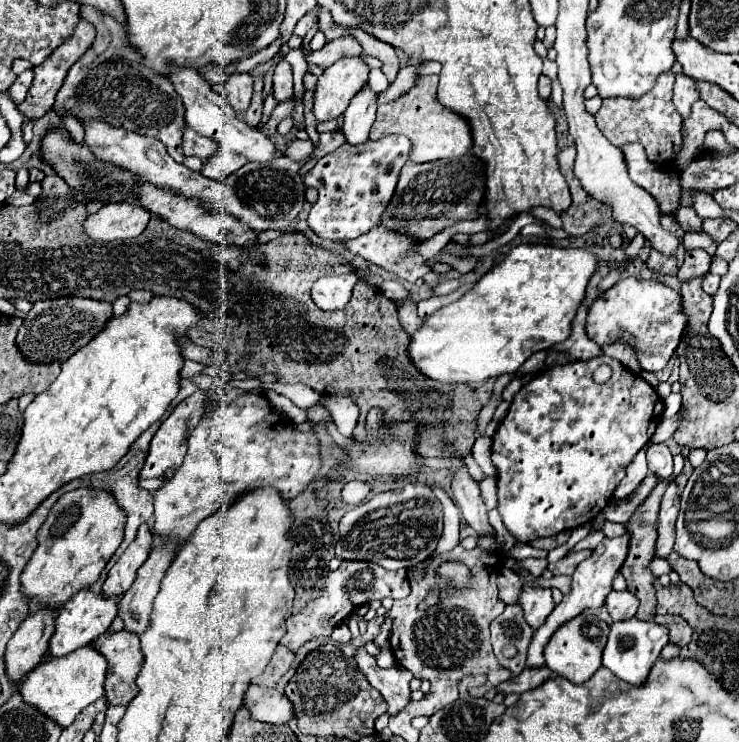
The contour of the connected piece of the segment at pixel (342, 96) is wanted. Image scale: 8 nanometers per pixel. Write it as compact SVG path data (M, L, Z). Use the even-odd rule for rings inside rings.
M360 55L344 57L324 69L314 91L314 115L318 121L328 121L342 115L350 99L368 85L370 67Z

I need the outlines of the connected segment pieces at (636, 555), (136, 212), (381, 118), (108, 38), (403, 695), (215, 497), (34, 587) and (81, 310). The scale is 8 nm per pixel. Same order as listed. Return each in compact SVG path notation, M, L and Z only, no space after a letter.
M660 481L656 485L656 489L648 495L648 499L642 503L642 513L638 513L636 517L632 517L632 521L626 525L628 527L628 533L630 533L630 547L628 547L628 557L622 565L622 575L626 577L626 583L628 583L628 591L634 593L640 601L640 607L638 607L638 613L636 617L638 619L654 619L656 615L656 593L654 593L654 577L648 569L648 563L650 559L654 557L654 545L656 545L656 519L658 519L658 509L660 509L660 499L662 499L662 493L666 489L666 481Z
M110 203L86 219L84 231L98 241L132 239L146 229L150 217L152 215L138 203Z
M422 75L408 93L398 97L388 105L380 105L376 113L376 121L370 131L370 139L380 139L384 135L400 133L412 141L410 159L416 163L436 161L436 159L456 159L472 151L472 129L464 117L444 109L440 101L436 101L438 75Z
M82 5L80 17L88 19L96 27L96 39L92 47L72 65L62 89L56 93L54 109L70 115L78 121L88 121L88 117L104 121L112 127L124 127L128 131L150 135L160 139L174 161L182 161L182 127L184 127L184 107L180 95L174 91L172 83L164 77L156 77L140 61L136 49L124 45L124 29L112 17Z
M356 647L356 655L354 655L358 667L364 671L364 675L368 677L370 685L376 687L382 697L388 703L388 713L394 715L400 709L406 707L406 703L410 701L410 681L412 681L412 673L408 673L408 669L394 665L390 669L380 669L376 665L376 657L368 655L364 647Z
M262 393L238 395L232 403L224 405L224 407L216 407L208 415L204 415L200 425L188 437L188 453L184 457L184 463L174 471L172 479L166 485L162 485L160 489L156 489L152 493L154 511L156 511L154 513L154 519L156 519L154 531L160 535L162 545L158 545L150 551L148 559L138 569L138 577L132 583L132 589L128 589L128 593L124 593L124 597L120 599L118 615L126 623L124 629L134 631L134 633L146 631L146 627L150 623L152 601L160 589L164 569L174 559L174 553L176 553L174 549L178 547L178 543L182 539L190 537L190 533L198 527L198 523L202 519L206 519L208 515L212 515L212 513L220 511L222 507L226 507L228 503L232 503L240 493L264 487L266 483L270 487L278 489L286 499L292 499L312 483L312 479L320 471L320 467L322 467L322 457L320 457L320 443L318 443L316 433L314 431L298 431L294 427L294 423L284 413L278 413Z
M80 487L70 493L64 493L52 507L52 513L48 513L44 525L40 527L40 533L36 537L38 547L20 577L22 593L30 597L32 605L62 607L74 593L90 587L100 577L104 565L122 543L122 535L124 535L124 509L120 509L120 505L112 501L112 493L104 493L102 489L88 489L88 487Z
M50 299L38 301L32 305L32 311L24 319L24 325L18 331L18 347L24 349L24 355L30 361L66 361L72 353L84 347L104 323L112 317L112 305L106 301L94 299Z

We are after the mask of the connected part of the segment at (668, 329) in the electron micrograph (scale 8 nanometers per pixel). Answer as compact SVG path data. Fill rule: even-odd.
M626 277L594 301L586 319L586 333L598 345L624 339L636 349L642 369L654 373L664 369L672 359L680 337L684 335L686 323L688 315L684 313L684 303L678 291L660 281Z

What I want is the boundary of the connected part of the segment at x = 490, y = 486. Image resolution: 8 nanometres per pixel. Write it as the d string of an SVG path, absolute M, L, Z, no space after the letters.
M484 475L478 481L478 485L480 485L480 493L482 493L482 499L484 499L486 509L494 509L496 507L496 479Z

